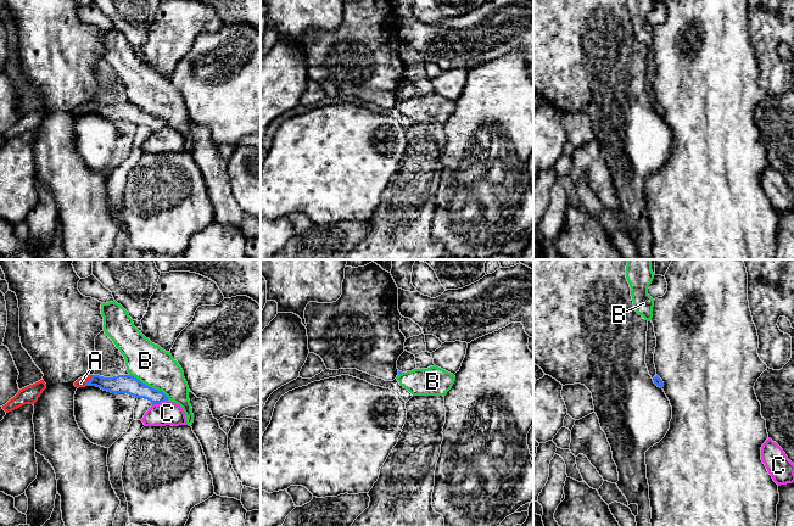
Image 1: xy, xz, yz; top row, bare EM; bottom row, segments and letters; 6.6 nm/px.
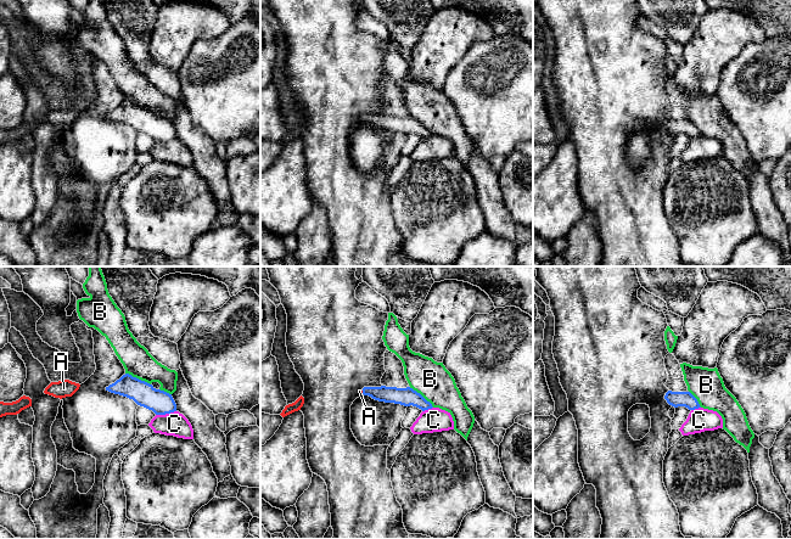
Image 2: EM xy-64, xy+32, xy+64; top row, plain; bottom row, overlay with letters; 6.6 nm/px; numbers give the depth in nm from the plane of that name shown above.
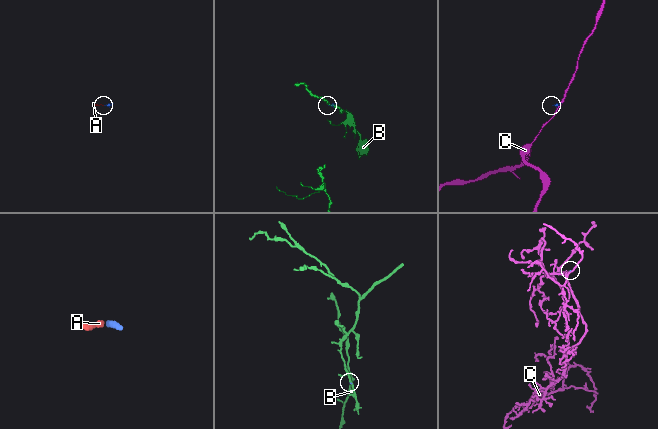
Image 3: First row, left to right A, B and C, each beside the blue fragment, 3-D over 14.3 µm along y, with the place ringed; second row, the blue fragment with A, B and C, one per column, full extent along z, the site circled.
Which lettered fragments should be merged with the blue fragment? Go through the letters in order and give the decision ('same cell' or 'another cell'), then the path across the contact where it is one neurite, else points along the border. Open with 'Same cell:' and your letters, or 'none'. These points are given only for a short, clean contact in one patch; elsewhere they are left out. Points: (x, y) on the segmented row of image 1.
Same cell: A
A: same cell | across xy (122, 384), (104, 384), (90, 380), (80, 382)
B: another cell | along xy (129, 374), (160, 390), (168, 399)
C: another cell | along xy (167, 399), (152, 406)

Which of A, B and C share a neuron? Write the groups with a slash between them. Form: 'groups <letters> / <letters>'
groups A / B / C

